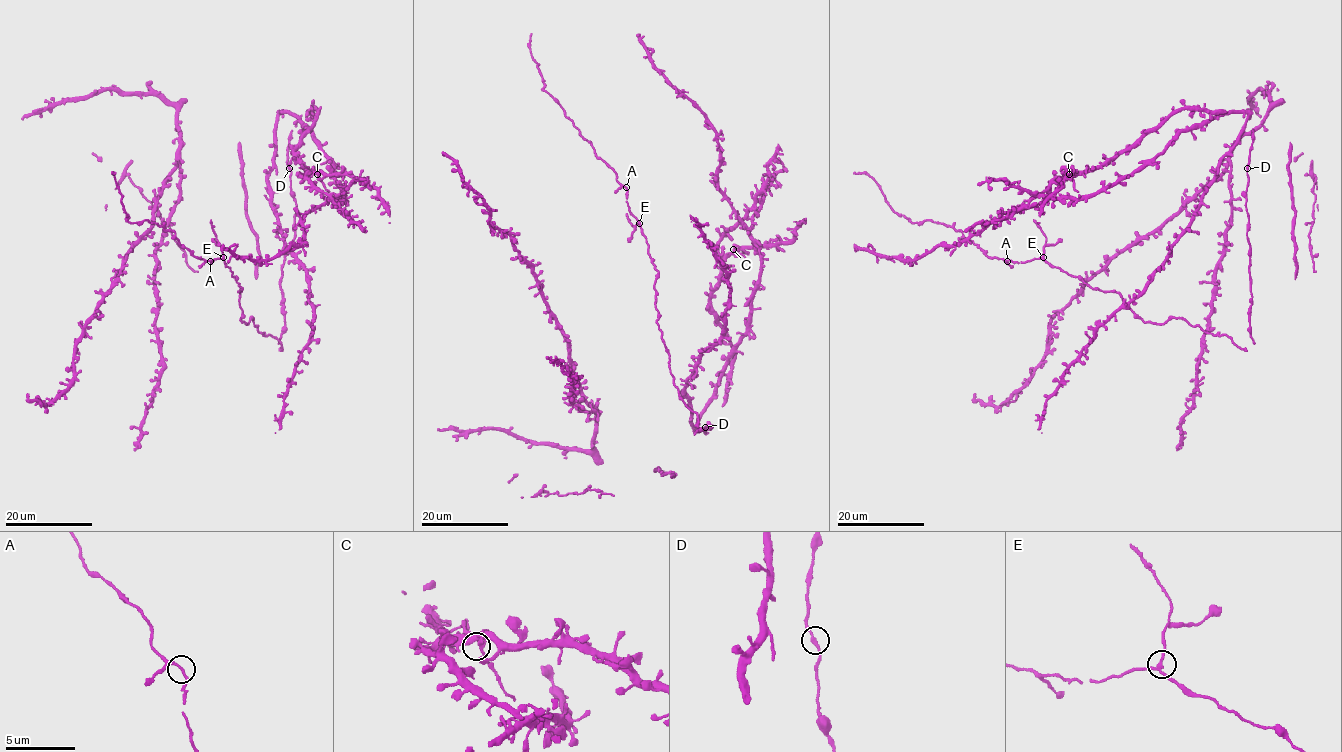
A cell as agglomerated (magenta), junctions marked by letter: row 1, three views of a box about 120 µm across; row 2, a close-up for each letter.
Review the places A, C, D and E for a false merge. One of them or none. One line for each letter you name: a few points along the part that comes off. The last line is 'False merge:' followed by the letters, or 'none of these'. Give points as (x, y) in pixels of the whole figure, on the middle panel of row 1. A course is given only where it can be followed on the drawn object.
E: (639, 223), (632, 225), (627, 213)
False merge: E

